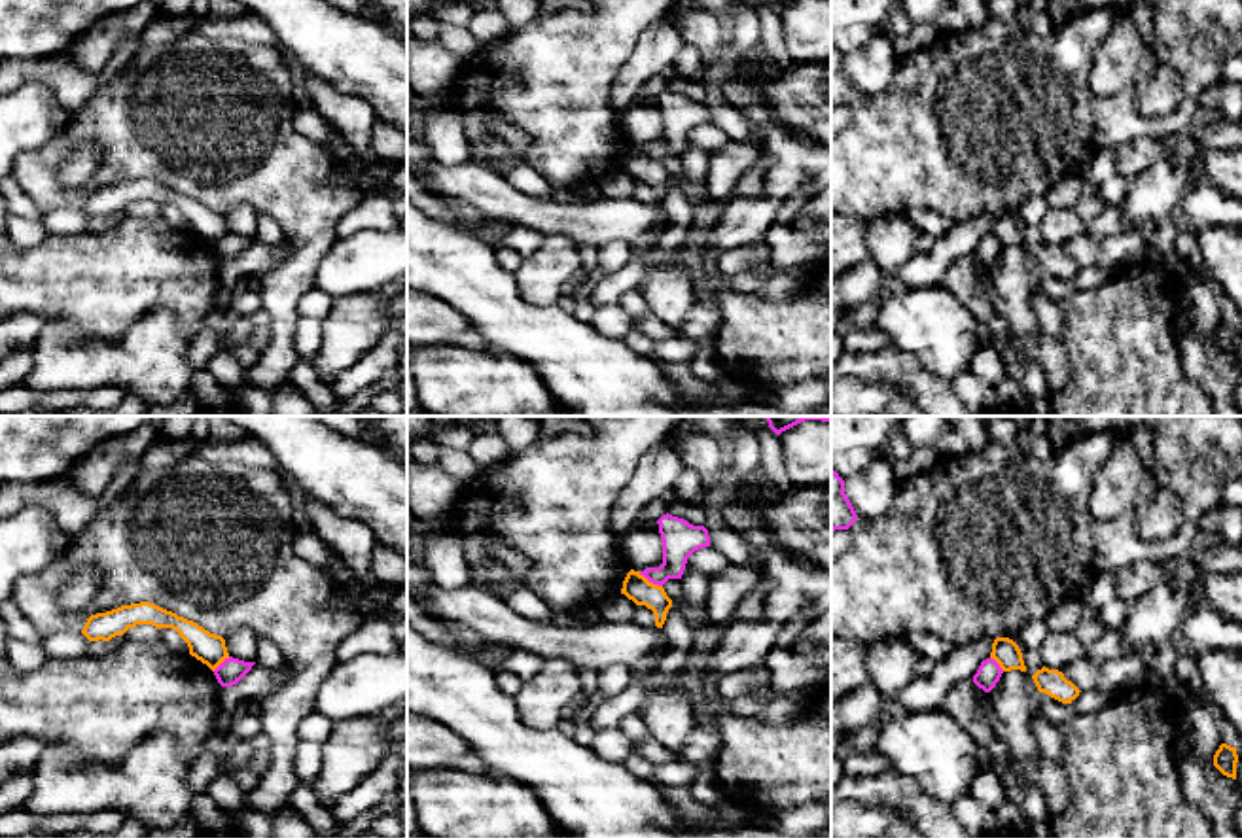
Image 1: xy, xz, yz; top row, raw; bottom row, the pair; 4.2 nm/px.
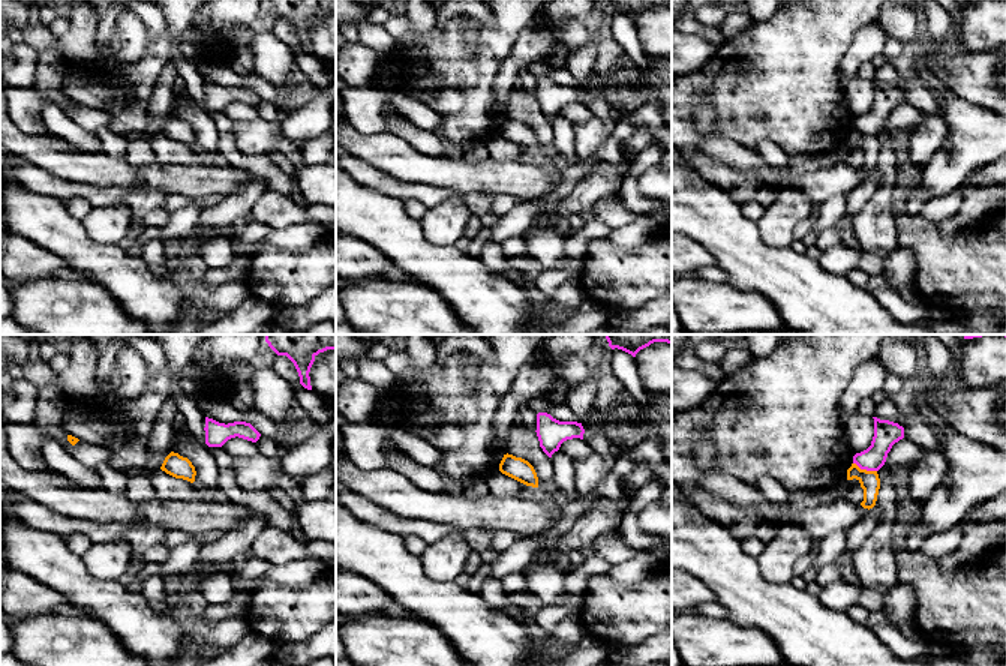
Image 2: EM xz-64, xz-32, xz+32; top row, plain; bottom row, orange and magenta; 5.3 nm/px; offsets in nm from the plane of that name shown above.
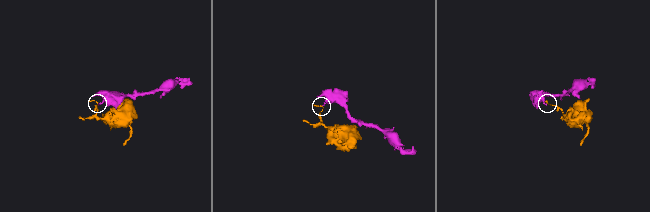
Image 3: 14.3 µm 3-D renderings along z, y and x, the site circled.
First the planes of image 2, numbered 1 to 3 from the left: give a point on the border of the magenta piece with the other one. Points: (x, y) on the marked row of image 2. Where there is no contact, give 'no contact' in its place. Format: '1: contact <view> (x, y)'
1: no contact
2: no contact
3: contact xz+32 (865, 470)

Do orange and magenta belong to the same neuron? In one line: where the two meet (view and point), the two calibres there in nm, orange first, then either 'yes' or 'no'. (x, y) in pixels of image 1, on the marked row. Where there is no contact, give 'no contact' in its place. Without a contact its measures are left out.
xz (648, 581) | 110/160 nm | no

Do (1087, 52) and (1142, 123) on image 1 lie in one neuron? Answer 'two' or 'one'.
two

